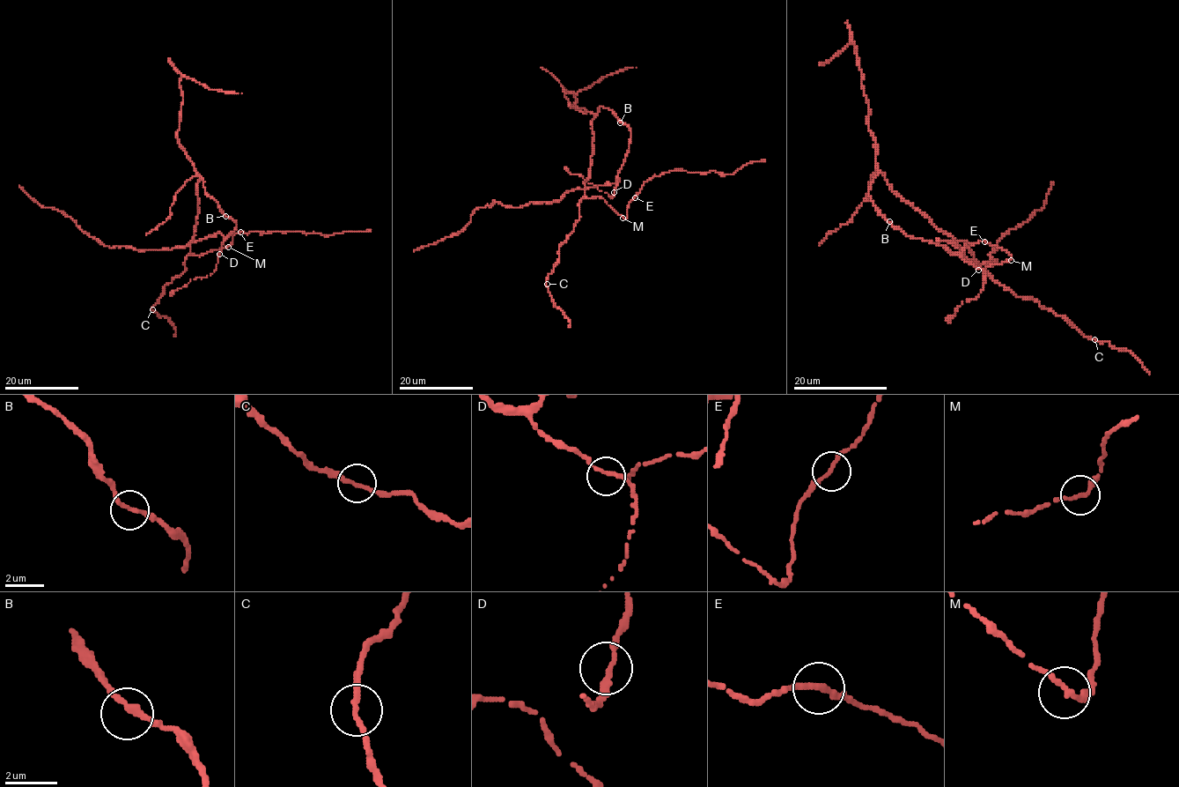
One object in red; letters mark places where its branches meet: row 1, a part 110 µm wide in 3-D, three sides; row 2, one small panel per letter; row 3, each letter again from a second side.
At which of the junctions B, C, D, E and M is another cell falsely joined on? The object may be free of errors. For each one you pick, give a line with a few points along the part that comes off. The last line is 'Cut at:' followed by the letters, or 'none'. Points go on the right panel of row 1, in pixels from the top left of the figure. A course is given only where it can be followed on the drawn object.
Cut at: none

